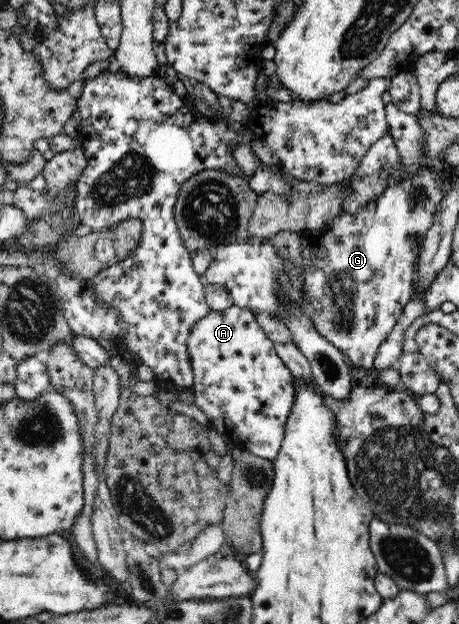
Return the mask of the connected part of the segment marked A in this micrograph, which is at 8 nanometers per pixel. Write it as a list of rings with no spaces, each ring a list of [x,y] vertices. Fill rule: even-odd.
[[[230,306],[221,312],[209,312],[205,319],[192,328],[188,352],[194,369],[194,404],[210,418],[210,427],[234,449],[251,451],[259,459],[273,461],[278,456],[284,438],[285,424],[296,398],[296,387],[290,369],[279,358],[275,343],[260,328],[254,311]]]

